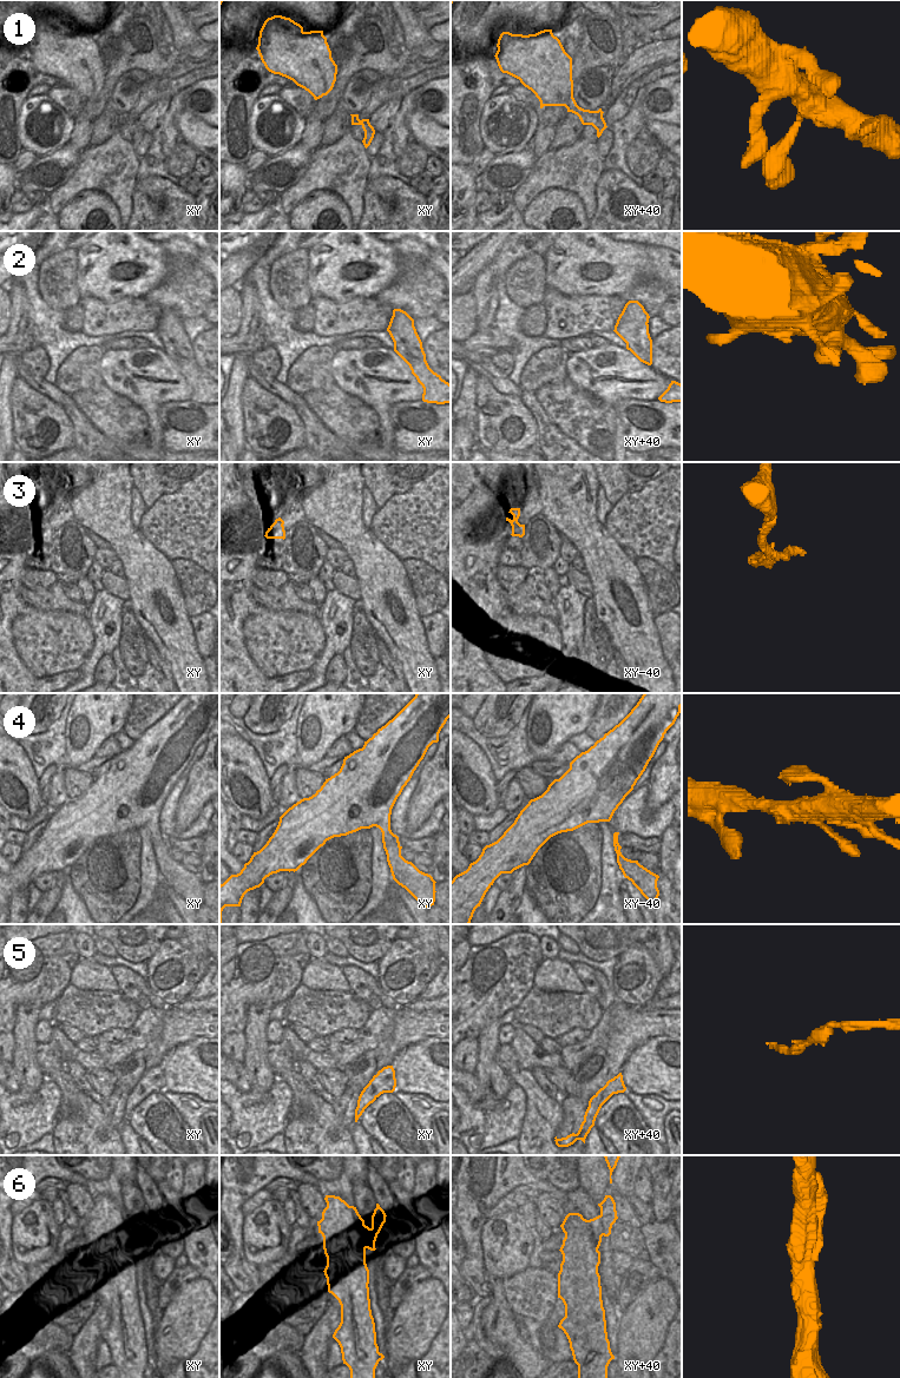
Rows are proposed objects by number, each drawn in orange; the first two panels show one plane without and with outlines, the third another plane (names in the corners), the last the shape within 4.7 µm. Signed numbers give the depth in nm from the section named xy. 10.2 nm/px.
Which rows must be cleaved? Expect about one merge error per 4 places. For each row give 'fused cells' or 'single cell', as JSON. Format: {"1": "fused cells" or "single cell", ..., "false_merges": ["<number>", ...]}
{"1": "single cell", "2": "single cell", "3": "single cell", "4": "single cell", "5": "fused cells", "6": "fused cells", "false_merges": ["5", "6"]}

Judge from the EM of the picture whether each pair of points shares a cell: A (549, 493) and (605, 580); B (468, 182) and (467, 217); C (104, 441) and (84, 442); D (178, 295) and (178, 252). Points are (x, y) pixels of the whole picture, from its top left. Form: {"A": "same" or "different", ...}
{"A": "same", "B": "same", "C": "same", "D": "same"}

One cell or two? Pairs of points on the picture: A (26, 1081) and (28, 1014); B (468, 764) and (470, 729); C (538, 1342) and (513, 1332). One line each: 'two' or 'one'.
A: one
B: two
C: two

